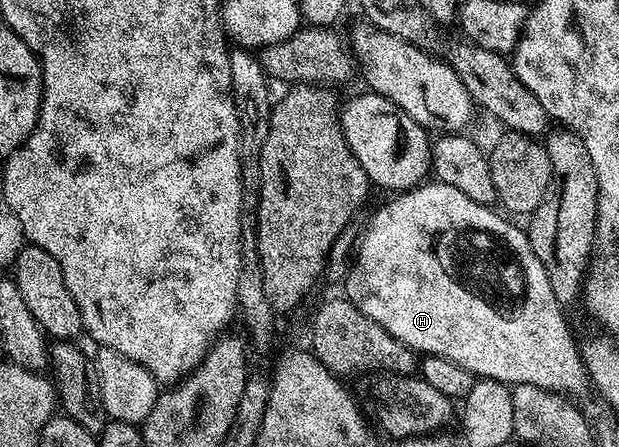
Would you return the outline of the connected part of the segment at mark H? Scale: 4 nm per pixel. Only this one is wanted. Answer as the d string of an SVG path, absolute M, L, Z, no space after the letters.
M438 180L428 181L410 190L405 190L394 195L395 198L388 206L383 206L371 218L371 223L364 228L363 234L358 235L357 245L353 250L353 257L345 270L347 278L347 301L355 305L369 320L381 324L385 332L389 332L403 342L410 350L426 356L445 356L445 360L453 360L453 364L461 364L461 368L469 368L469 372L476 379L491 378L495 382L505 382L512 387L521 384L539 386L548 392L564 392L563 390L575 390L582 382L585 382L585 367L583 358L579 354L579 346L573 335L567 331L567 322L563 319L561 300L553 292L553 284L549 284L549 276L537 260L533 248L529 244L526 233L519 230L498 209L477 204L477 200L469 200L465 192L457 192L457 188L449 188L449 184Z

